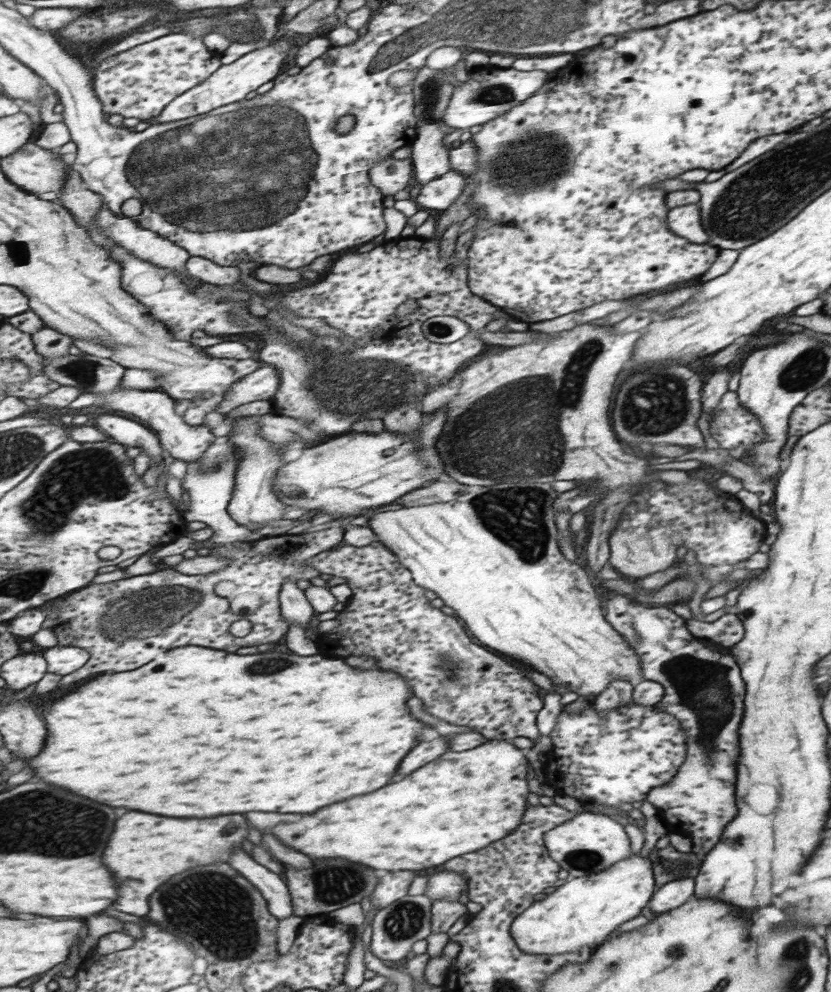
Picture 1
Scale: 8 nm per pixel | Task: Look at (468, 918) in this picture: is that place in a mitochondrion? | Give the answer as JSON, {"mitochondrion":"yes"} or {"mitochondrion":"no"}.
{"mitochondrion":"no"}

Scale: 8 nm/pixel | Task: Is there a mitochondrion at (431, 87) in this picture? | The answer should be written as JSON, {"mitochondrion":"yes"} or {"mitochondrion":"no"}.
{"mitochondrion":"yes"}

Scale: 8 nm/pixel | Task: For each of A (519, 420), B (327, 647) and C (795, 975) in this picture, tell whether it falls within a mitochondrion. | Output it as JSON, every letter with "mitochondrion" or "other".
{"A":"mitochondrion","B":"other","C":"mitochondrion"}

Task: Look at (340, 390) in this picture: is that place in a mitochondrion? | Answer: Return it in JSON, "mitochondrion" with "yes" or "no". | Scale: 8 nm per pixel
{"mitochondrion":"yes"}

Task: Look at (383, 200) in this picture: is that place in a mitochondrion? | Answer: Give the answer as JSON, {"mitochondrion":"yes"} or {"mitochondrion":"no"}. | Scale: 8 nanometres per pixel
{"mitochondrion":"no"}

